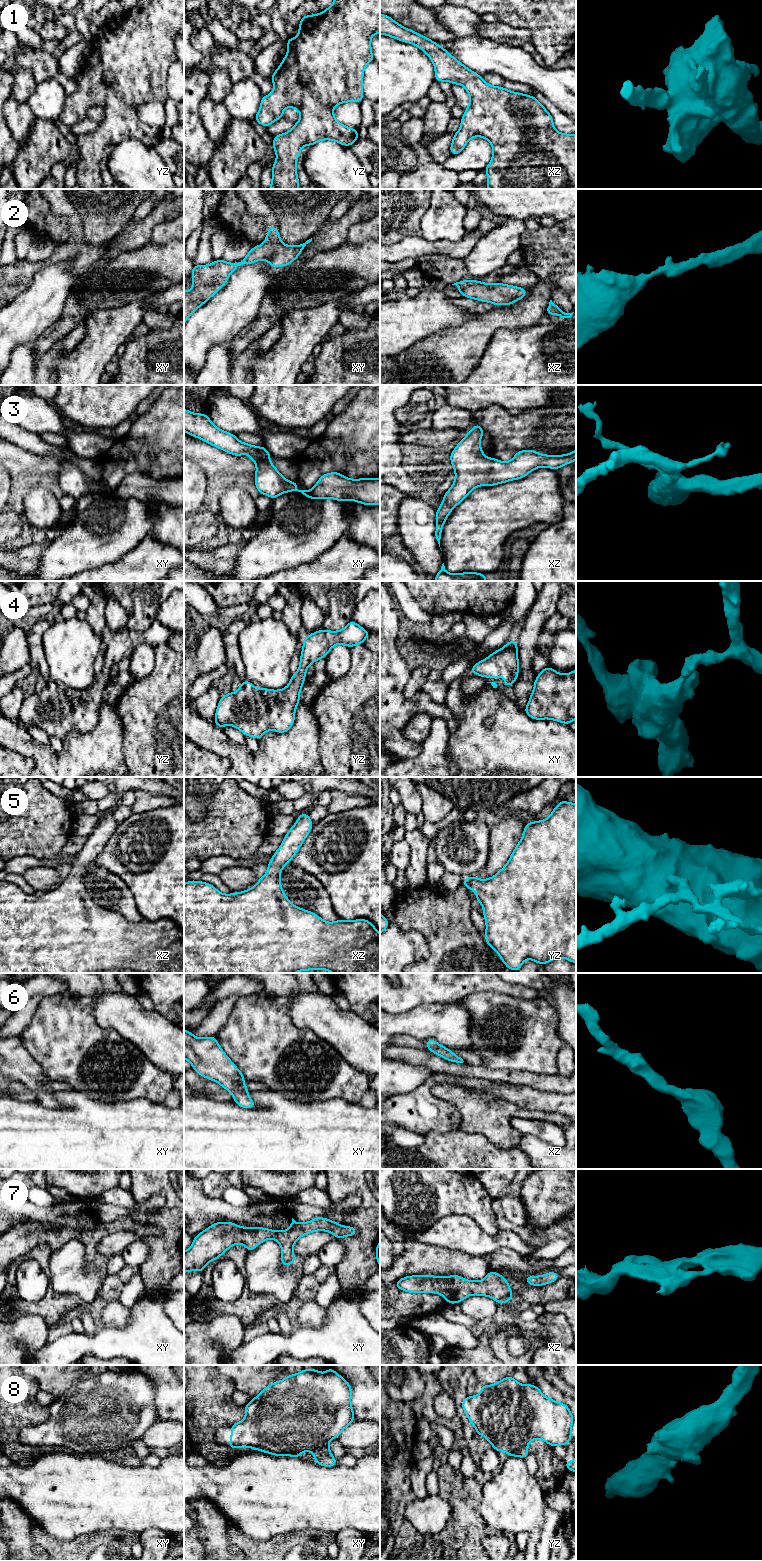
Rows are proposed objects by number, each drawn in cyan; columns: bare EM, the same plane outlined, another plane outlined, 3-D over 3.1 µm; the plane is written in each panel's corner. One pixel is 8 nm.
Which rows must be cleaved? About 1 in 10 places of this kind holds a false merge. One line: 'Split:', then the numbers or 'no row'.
Split: 8

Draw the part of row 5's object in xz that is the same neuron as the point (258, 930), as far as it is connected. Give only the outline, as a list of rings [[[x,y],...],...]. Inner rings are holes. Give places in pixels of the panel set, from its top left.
[[[301,813],[283,838],[281,846],[273,854],[272,860],[267,864],[265,875],[259,878],[258,883],[251,889],[239,893],[223,894],[213,885],[202,881],[189,880],[184,884],[184,973],[295,973],[306,970],[329,970],[332,973],[380,973],[380,933],[371,922],[366,919],[335,922],[326,922],[317,914],[293,905],[286,897],[280,884],[280,875],[283,867],[290,863],[293,856],[299,851],[313,827],[313,822],[307,813]]]

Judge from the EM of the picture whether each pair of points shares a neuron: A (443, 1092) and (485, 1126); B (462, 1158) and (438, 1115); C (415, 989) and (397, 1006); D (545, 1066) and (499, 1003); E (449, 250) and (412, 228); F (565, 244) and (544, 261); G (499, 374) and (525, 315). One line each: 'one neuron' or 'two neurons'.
A: one neuron
B: two neurons
C: one neuron
D: one neuron
E: two neurons
F: one neuron
G: two neurons

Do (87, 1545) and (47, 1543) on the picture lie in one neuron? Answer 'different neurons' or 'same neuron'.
same neuron

